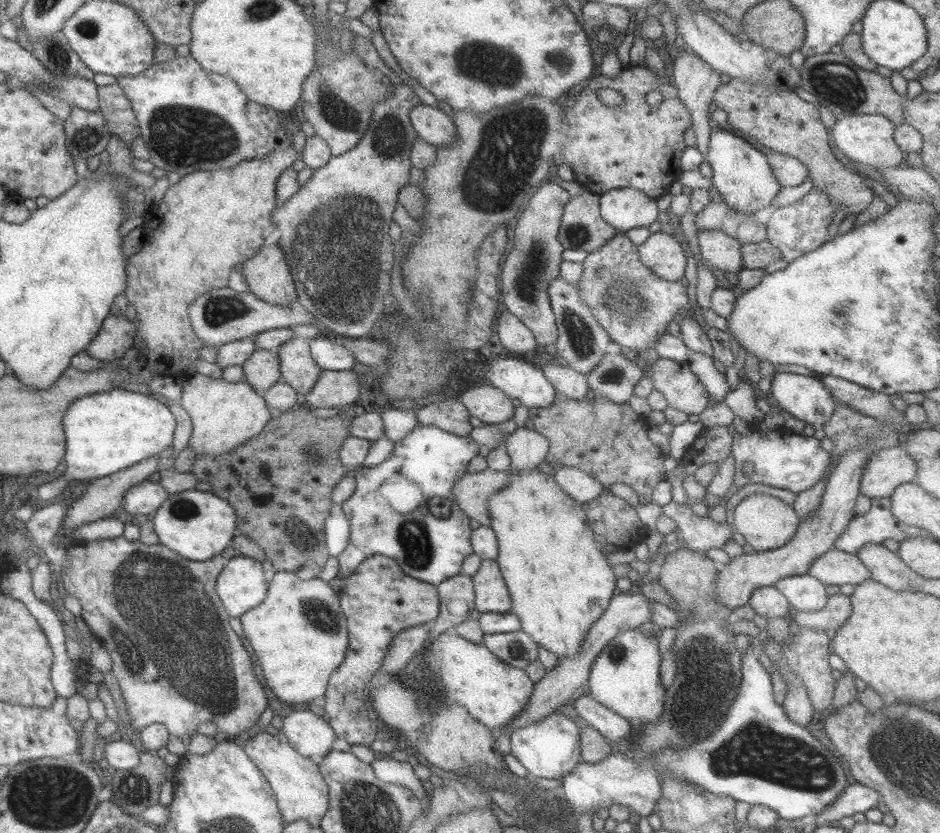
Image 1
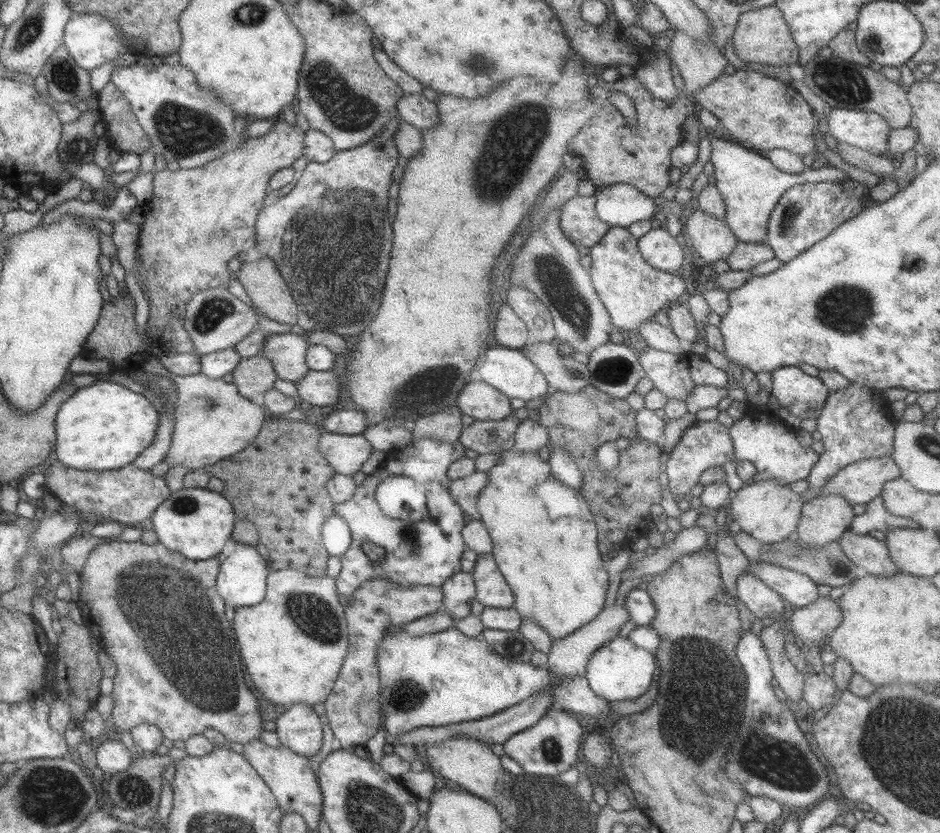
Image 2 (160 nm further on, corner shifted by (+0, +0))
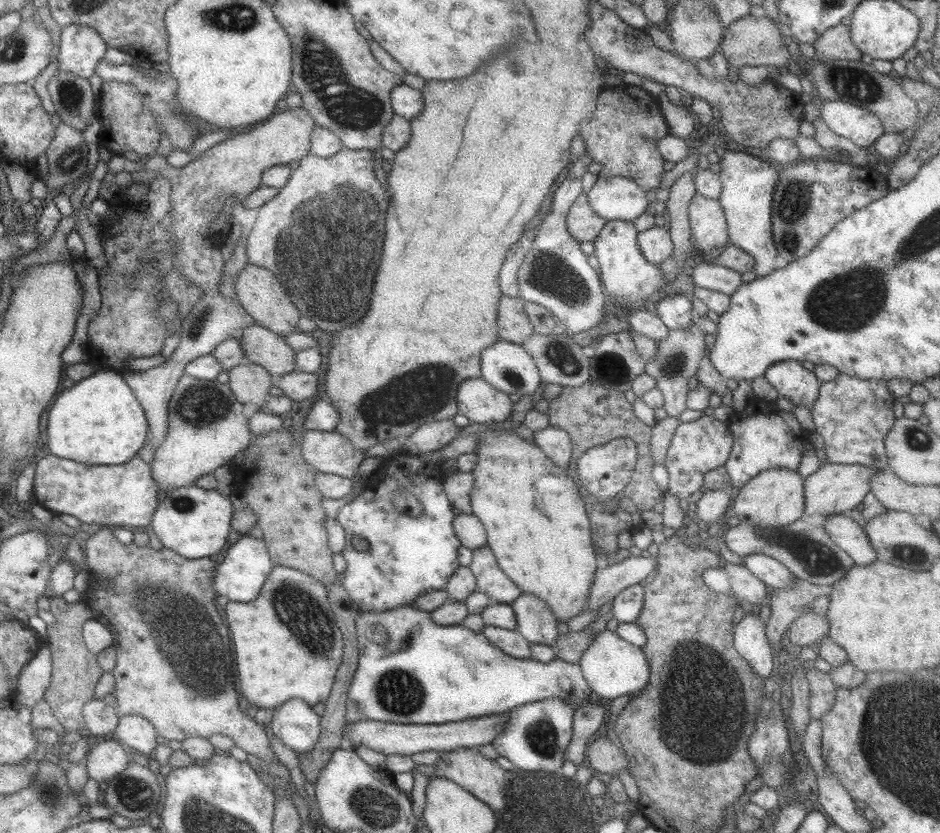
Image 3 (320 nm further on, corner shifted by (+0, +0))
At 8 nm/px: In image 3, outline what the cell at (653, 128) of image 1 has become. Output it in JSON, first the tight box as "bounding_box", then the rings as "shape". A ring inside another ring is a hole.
{"bounding_box":[581,85,670,191],"shape":[[[635,85],[606,86],[598,95],[594,116],[581,130],[584,130],[582,134],[593,162],[600,162],[603,166],[598,177],[626,177],[645,191],[658,190],[665,170],[664,158],[655,144],[658,139],[670,134],[658,96]]]}

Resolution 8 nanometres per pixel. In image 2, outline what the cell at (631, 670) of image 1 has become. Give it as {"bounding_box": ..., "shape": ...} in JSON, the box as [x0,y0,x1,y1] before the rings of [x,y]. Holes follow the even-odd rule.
{"bounding_box":[585,637,656,702],"shape":[[[616,637],[592,654],[585,677],[590,688],[603,699],[609,702],[627,701],[637,699],[651,687],[656,666],[653,653],[636,646],[629,638]]]}

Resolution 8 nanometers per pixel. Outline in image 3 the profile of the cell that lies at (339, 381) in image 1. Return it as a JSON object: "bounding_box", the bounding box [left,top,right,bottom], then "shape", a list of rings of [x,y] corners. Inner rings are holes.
{"bounding_box":[273,371,320,401],"shape":[[[292,371],[283,374],[280,380],[273,383],[273,386],[280,388],[282,395],[292,401],[303,401],[312,399],[318,400],[317,390],[320,386],[318,375],[302,371]]]}

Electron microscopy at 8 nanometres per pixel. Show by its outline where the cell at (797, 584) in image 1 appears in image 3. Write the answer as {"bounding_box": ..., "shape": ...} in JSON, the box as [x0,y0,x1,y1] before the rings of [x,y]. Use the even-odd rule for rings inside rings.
{"bounding_box":[742,554,796,589],"shape":[[[764,554],[748,555],[742,559],[743,565],[771,589],[785,589],[793,585],[796,576],[779,560]]]}

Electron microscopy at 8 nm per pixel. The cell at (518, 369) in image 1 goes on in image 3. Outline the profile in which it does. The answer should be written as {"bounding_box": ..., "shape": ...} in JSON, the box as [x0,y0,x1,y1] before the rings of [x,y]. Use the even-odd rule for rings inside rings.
{"bounding_box":[481,339,541,395],"shape":[[[499,339],[482,352],[481,377],[506,394],[533,395],[541,380],[535,360],[520,344]]]}

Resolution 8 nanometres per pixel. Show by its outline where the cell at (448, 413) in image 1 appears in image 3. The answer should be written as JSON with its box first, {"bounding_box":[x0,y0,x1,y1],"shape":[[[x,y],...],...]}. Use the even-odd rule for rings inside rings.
{"bounding_box":[401,418,462,454],"shape":[[[453,418],[424,423],[403,442],[401,451],[410,454],[426,454],[440,450],[452,442],[462,428],[454,425]]]}

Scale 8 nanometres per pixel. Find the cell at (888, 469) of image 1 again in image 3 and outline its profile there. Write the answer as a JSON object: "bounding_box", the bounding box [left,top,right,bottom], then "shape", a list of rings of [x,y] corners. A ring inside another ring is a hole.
{"bounding_box":[804,464,880,518],"shape":[[[821,464],[816,472],[808,475],[804,481],[805,514],[808,518],[812,514],[825,516],[825,514],[847,514],[856,508],[863,498],[871,491],[870,477],[880,468],[872,468],[860,464]]]}

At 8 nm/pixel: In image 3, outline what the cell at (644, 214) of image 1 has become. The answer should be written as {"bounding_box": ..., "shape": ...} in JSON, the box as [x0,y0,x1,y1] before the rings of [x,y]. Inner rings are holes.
{"bounding_box":[587,177,652,221],"shape":[[[598,177],[587,192],[591,207],[602,218],[609,220],[633,221],[652,205],[646,191],[633,180],[626,177]]]}

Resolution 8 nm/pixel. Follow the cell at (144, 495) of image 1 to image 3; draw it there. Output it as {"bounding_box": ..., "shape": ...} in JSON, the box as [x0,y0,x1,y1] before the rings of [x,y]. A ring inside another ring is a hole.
{"bounding_box":[33,454,163,527],"shape":[[[50,454],[38,462],[33,485],[36,503],[54,515],[70,514],[84,524],[108,527],[151,524],[163,496],[152,478],[151,465],[138,456],[119,465],[89,465]]]}

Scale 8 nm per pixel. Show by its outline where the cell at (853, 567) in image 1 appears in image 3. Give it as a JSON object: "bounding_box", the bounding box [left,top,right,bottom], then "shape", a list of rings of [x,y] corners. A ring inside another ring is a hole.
{"bounding_box":[724,517,855,586],"shape":[[[805,517],[777,527],[761,527],[741,521],[737,526],[726,527],[724,533],[724,544],[734,555],[743,558],[748,555],[764,554],[775,558],[789,568],[793,576],[818,586],[831,585],[855,564],[850,555],[840,546],[836,546],[824,527],[813,526]]]}

